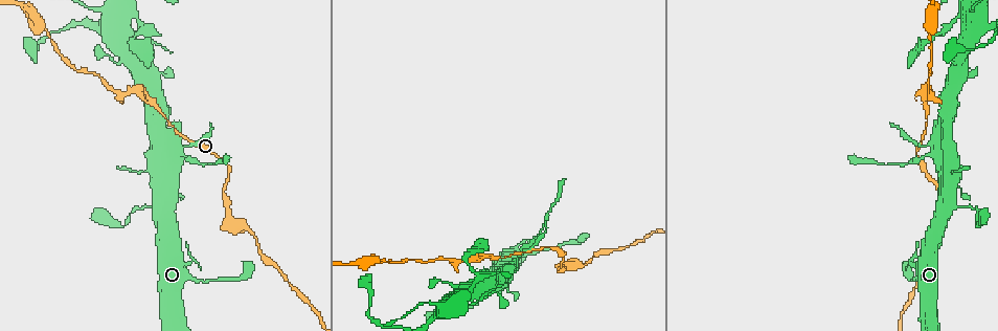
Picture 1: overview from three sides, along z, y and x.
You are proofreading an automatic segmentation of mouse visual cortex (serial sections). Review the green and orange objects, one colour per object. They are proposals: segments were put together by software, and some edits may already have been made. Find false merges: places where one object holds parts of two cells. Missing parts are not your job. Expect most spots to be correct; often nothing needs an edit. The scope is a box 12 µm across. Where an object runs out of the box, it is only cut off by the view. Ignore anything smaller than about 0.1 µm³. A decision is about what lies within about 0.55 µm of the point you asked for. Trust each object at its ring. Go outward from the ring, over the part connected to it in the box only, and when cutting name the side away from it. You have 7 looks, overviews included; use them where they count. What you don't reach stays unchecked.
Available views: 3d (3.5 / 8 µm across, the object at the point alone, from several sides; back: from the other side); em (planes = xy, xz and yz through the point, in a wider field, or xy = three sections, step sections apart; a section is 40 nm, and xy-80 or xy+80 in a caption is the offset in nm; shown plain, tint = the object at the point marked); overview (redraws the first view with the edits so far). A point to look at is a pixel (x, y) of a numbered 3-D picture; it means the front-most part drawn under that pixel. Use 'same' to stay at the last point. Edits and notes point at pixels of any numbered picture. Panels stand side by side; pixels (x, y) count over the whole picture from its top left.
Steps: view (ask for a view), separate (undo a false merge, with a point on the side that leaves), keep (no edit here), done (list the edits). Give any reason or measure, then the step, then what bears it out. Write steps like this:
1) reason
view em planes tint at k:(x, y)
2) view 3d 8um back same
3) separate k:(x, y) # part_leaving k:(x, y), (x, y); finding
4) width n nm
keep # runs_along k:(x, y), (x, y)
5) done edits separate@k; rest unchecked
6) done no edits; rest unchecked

a narrow waist
view 3d 3.5um at 1:(128, 93)

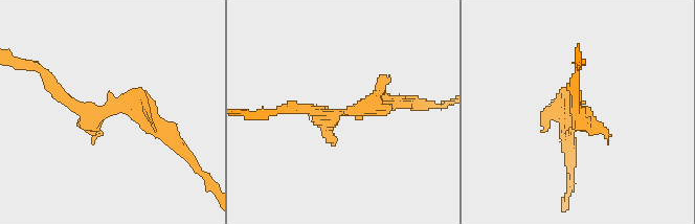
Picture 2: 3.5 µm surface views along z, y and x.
shape alone is not enough
view em planes tint at 2:(342, 114)

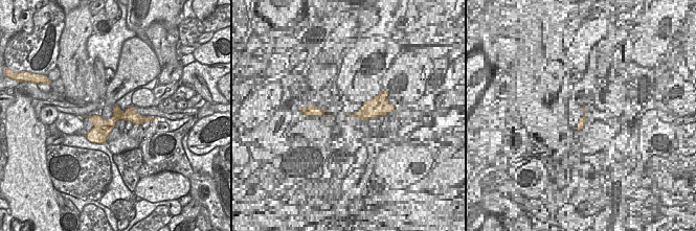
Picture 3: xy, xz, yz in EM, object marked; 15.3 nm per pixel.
keep # runs_along 2:(167, 132), (135, 106), (87, 118), (55, 87); continuous, no second cell

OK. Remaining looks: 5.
thick turns thin
view 3d 8um at 1:(930, 21)

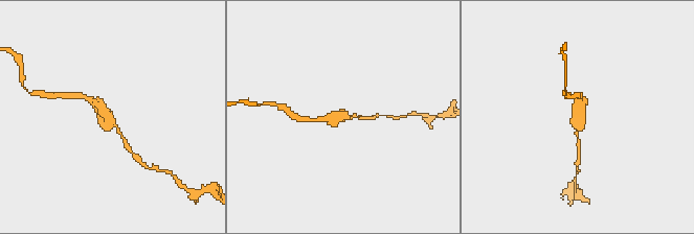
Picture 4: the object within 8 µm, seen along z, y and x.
view 3d 3.5um at 4:(107, 117)

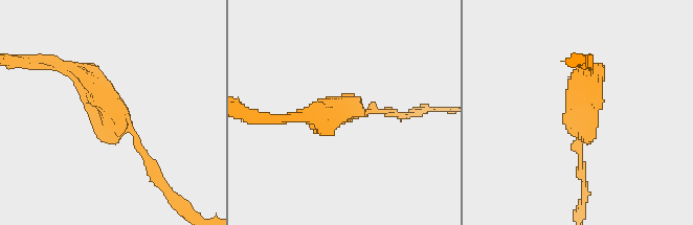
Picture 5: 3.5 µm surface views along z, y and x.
arm_widths 100, 300 nm; now the EM
view em xy step 3 tint at 5:(115, 111)

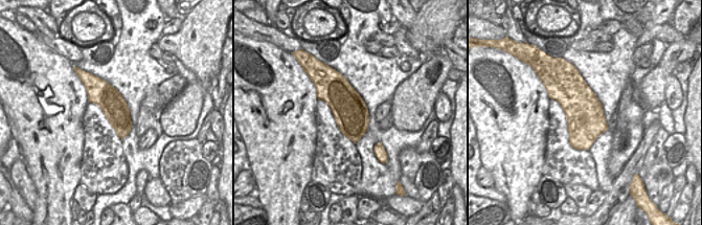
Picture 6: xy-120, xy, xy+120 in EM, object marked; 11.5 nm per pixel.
keep # runs_along 6:(88, 75), (115, 108), (121, 135); all the same cell

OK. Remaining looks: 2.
done no edits; rest unchecked

